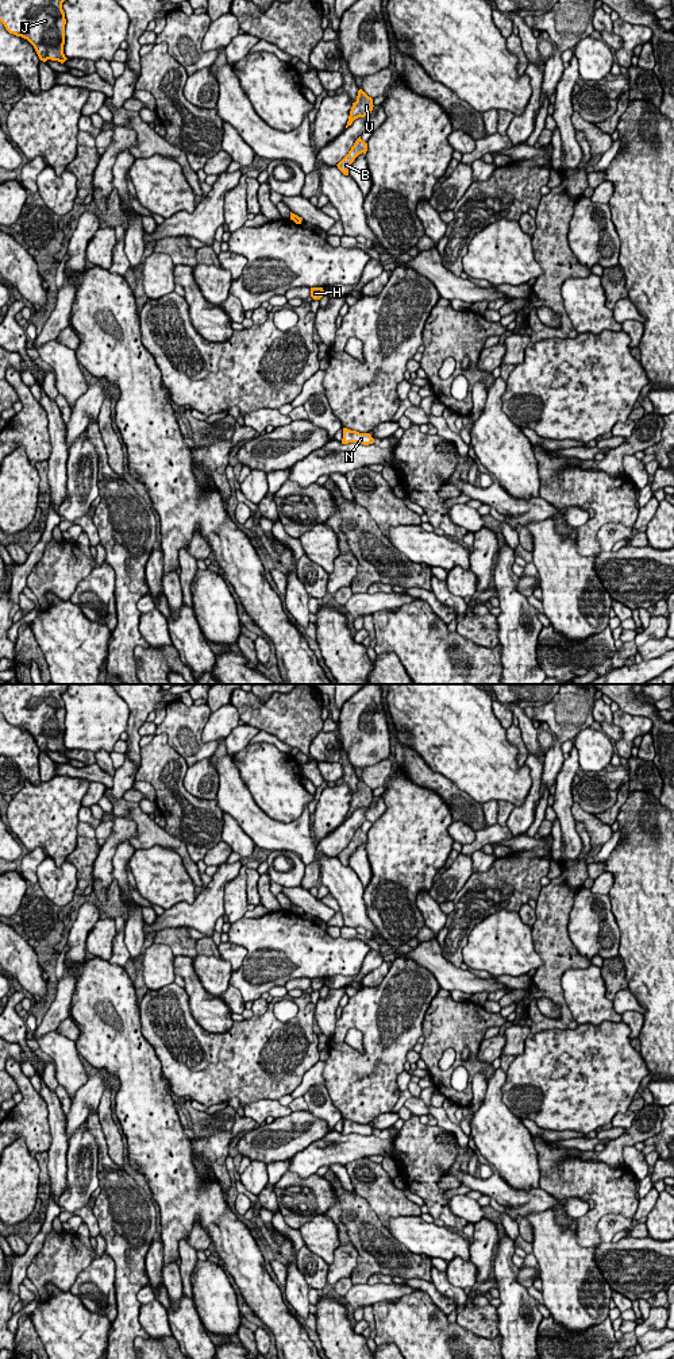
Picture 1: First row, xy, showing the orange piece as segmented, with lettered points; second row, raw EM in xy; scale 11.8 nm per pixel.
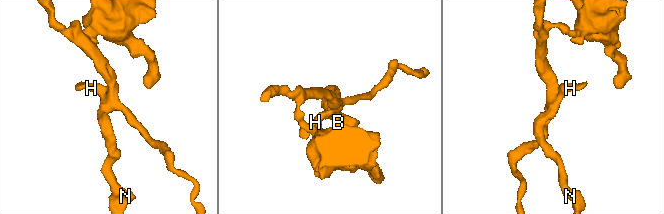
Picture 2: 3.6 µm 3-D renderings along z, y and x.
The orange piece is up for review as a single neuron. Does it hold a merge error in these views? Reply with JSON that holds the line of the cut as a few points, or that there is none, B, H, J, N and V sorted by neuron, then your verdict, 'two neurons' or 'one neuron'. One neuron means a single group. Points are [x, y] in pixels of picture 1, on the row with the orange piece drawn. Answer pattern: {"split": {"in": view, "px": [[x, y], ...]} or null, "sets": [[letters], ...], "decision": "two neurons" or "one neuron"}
{"split": {"in": "xy", "px": [[297, 216], [293, 220]]}, "sets": [["B", "V"], ["H", "J", "N"]], "decision": "two neurons"}

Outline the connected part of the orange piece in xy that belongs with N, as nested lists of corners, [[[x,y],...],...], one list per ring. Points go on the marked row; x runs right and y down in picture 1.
[[[343,428],[342,444],[348,444],[348,443],[369,445],[374,443],[374,439],[371,437],[370,433],[359,433],[357,431],[350,431],[347,428]]]

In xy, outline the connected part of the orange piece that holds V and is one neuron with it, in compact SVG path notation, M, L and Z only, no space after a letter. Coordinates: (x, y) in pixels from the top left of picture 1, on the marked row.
M359 89L357 101L353 103L346 128L351 126L355 119L369 116L373 111L373 107L373 99Z

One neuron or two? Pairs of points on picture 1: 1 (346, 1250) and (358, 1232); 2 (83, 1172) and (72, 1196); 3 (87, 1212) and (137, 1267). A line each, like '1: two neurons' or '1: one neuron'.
1: two neurons
2: one neuron
3: two neurons

